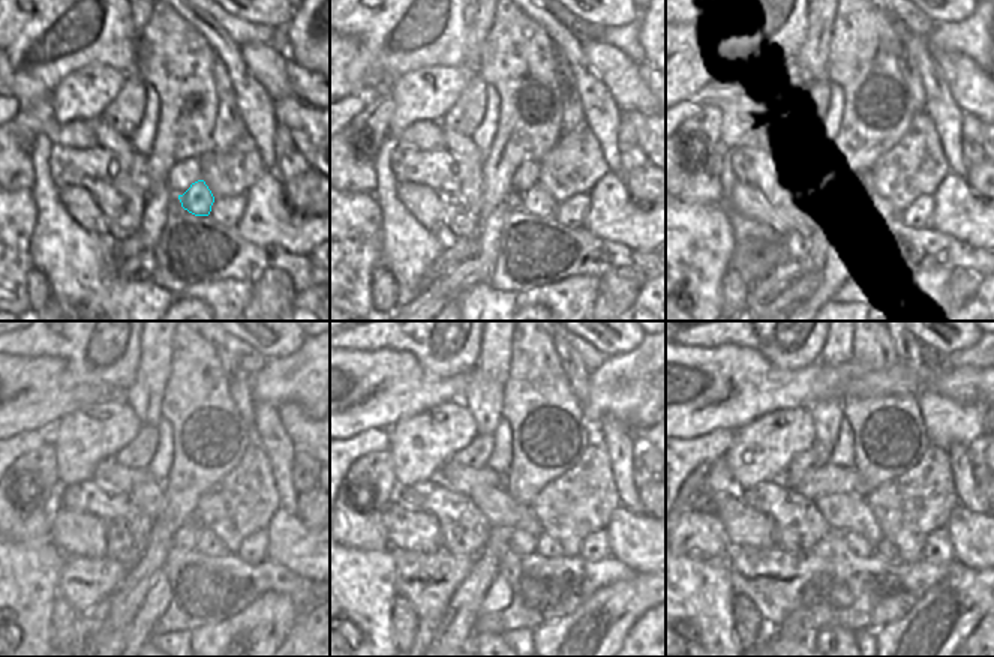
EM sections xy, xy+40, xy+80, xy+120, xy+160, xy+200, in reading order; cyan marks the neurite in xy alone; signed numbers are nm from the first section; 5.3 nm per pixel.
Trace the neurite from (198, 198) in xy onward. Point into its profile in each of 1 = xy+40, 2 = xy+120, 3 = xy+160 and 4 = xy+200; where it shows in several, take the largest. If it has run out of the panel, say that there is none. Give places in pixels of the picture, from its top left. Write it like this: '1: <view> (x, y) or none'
1: xy+40 (537, 201)
2: xy+120 (207, 542)
3: xy+160 (544, 545)
4: xy+200 (885, 549)

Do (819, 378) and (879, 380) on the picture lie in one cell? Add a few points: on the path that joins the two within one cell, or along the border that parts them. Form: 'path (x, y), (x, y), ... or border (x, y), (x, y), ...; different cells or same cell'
path (834, 380), (864, 380); same cell

